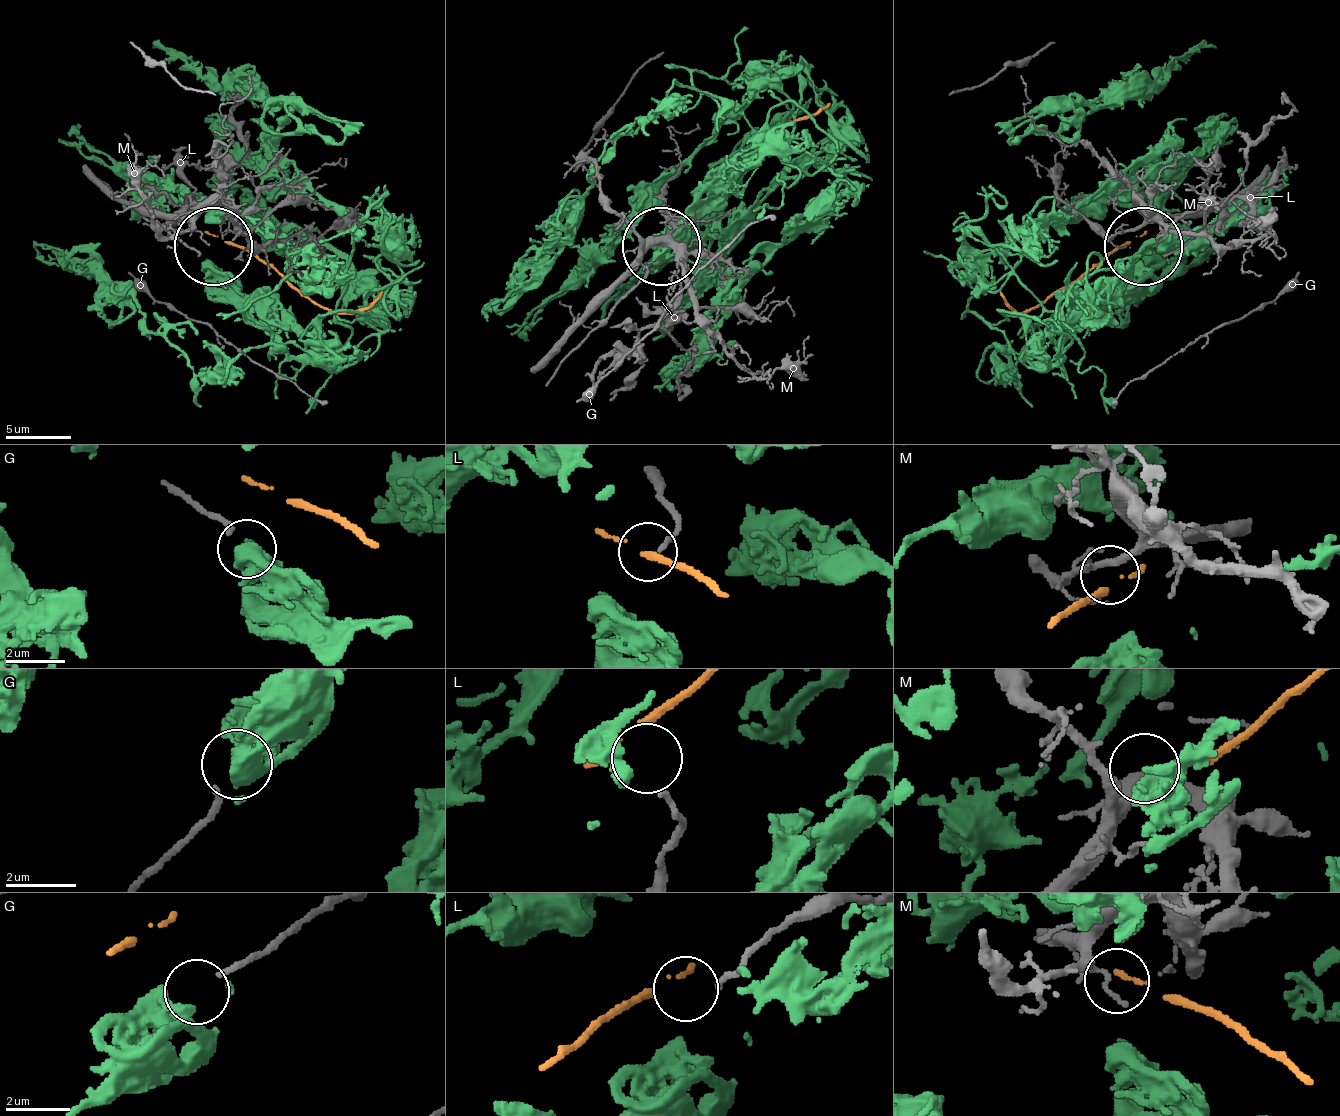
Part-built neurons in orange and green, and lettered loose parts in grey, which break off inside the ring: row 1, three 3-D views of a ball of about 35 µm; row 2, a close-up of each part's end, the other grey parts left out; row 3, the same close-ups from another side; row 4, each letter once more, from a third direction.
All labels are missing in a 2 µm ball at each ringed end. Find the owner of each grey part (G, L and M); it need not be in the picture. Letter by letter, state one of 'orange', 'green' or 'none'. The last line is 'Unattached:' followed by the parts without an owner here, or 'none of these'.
G: none
L: none
M: none
Unattached: G, L, M

